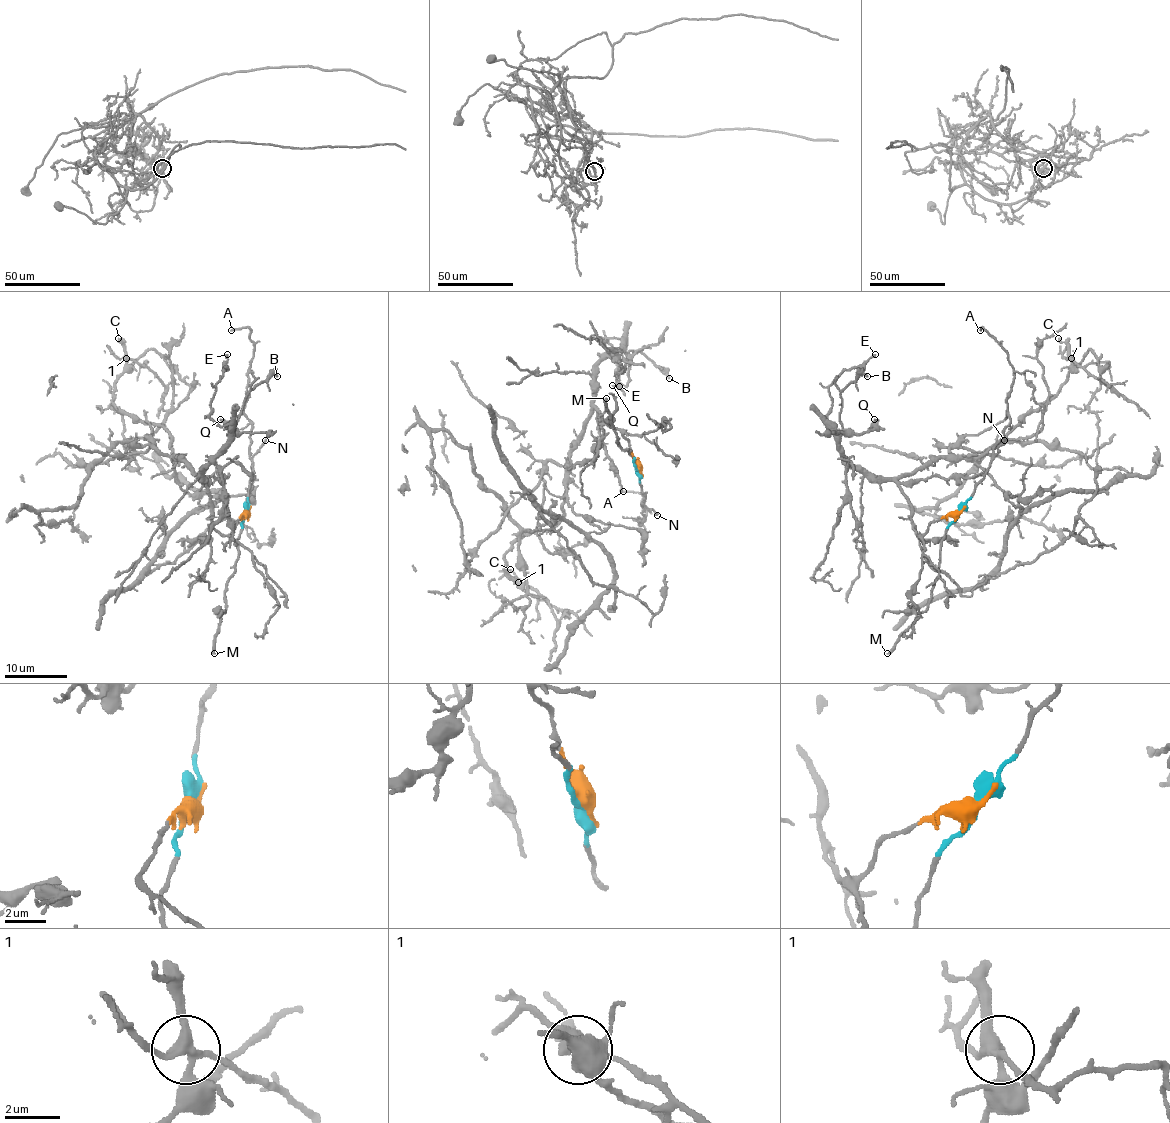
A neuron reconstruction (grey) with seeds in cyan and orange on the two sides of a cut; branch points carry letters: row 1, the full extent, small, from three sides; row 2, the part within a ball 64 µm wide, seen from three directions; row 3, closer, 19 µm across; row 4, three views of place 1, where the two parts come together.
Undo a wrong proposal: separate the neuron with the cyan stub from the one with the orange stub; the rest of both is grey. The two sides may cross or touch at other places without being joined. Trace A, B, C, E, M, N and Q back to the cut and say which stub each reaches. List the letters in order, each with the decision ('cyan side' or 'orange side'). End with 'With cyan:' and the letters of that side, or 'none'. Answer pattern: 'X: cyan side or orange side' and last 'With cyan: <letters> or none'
A: cyan side
B: orange side
C: orange side
E: orange side
M: cyan side
N: cyan side
Q: orange side
With cyan: A, M, N

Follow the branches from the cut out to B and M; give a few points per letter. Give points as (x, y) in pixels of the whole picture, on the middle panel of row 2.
B: (638, 469), (629, 443), (604, 422), (593, 404), (593, 369), (618, 350), (629, 350), (641, 352), (668, 378)
M: (638, 469), (630, 451), (616, 443), (605, 397)

